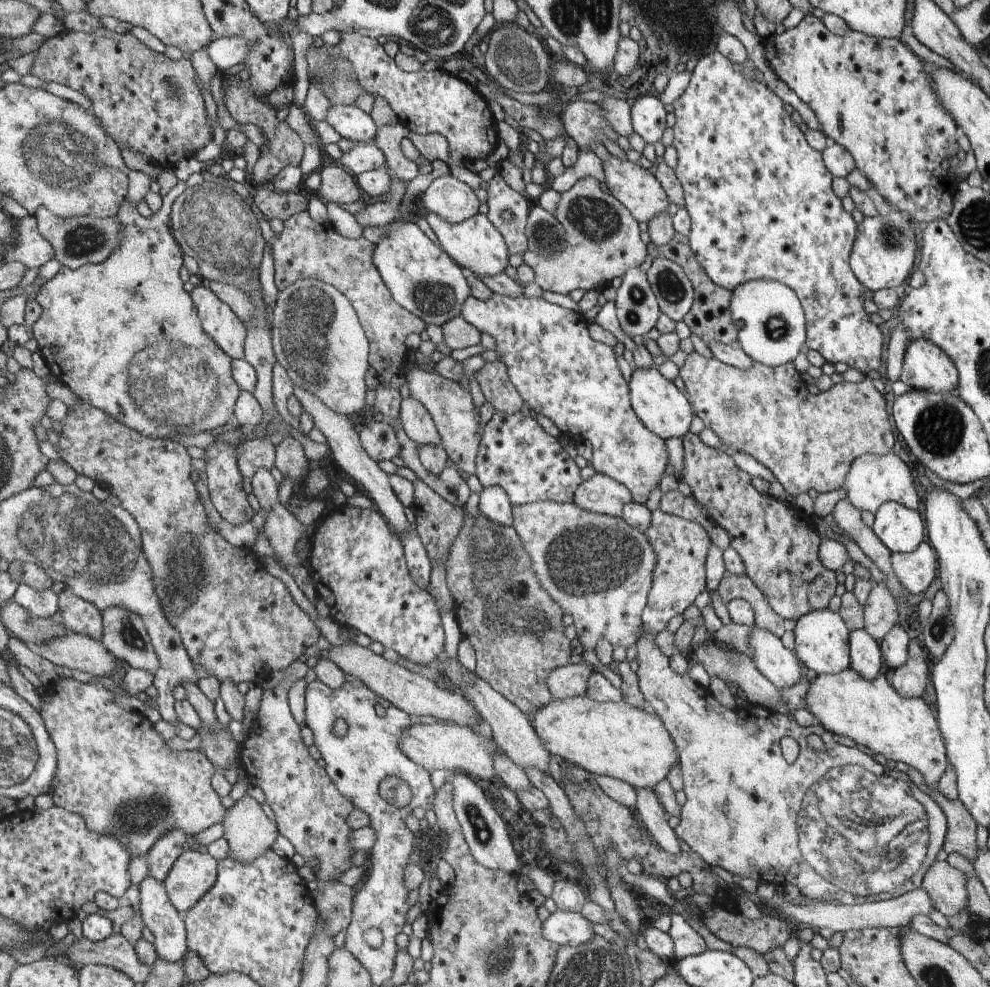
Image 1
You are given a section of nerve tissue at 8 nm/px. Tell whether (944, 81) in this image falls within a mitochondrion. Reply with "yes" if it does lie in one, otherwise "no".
no

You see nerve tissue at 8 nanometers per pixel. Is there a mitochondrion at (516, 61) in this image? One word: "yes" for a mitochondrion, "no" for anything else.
yes

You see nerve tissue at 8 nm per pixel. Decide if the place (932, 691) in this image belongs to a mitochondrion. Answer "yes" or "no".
no

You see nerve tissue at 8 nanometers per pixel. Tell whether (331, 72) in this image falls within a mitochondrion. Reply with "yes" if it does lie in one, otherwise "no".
yes

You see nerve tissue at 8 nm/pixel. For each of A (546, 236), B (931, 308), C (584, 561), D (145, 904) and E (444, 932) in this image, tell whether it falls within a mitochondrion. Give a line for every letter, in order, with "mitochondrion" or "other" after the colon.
A: mitochondrion
B: other
C: mitochondrion
D: other
E: other

